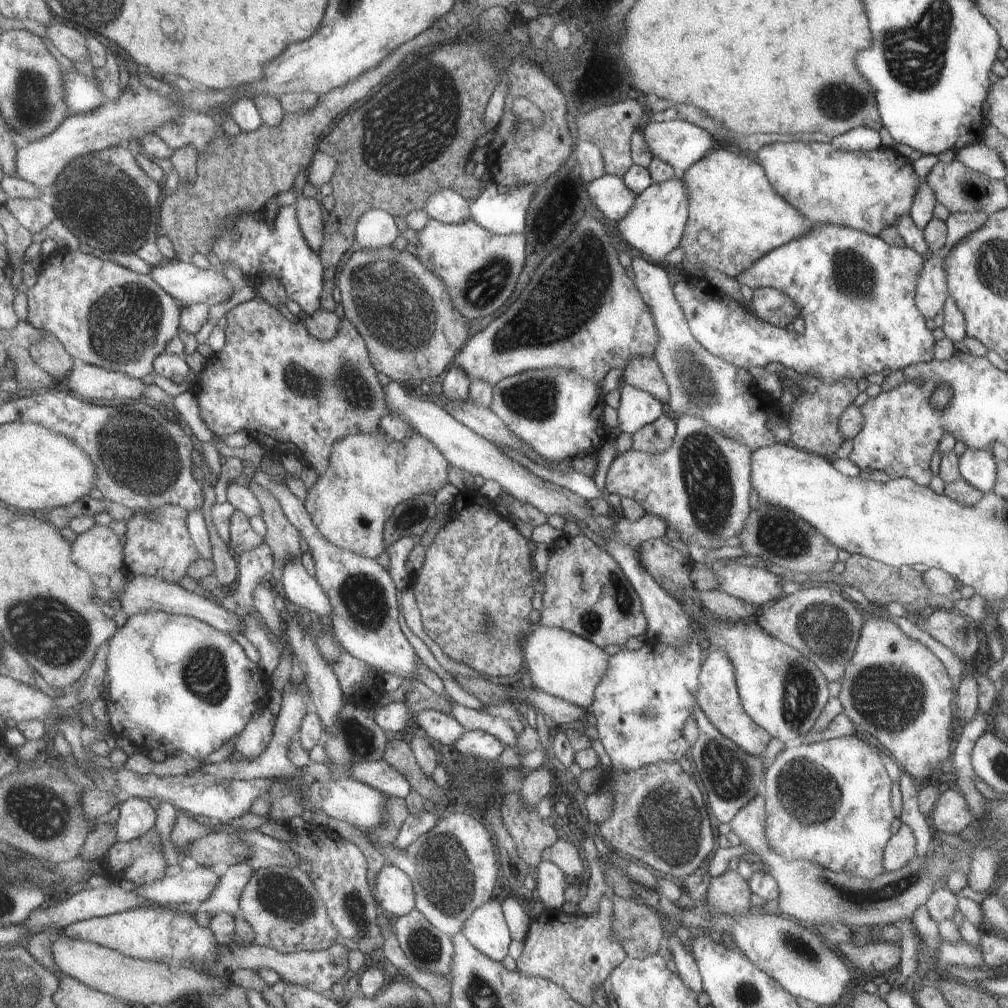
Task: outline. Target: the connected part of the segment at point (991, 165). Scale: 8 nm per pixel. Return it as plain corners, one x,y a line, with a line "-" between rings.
983,142
969,144
963,150
955,152
955,162
961,162
963,166
967,166
969,172
985,174
993,180
1003,180
1007,176
1005,164
999,158
997,150
989,150

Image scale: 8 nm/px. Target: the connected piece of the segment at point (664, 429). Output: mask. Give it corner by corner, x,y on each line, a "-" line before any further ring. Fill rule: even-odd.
663,414
653,424
641,428
635,434
635,448
633,450
661,454
673,446
675,438
677,438
677,430
679,430
679,422
671,414

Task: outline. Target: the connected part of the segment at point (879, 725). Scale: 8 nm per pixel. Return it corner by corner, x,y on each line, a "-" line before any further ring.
869,616
861,628
855,654
845,668
845,676
839,682
839,702
847,718
853,722
855,734
869,734
881,746
885,746
885,750
891,754
895,770
925,782
929,776
935,776
941,764
949,762
949,756
953,756
951,744
955,744
955,740
951,740
951,730
955,730
951,692
953,686
945,664
933,650
929,650
929,646
909,638
895,622
881,616

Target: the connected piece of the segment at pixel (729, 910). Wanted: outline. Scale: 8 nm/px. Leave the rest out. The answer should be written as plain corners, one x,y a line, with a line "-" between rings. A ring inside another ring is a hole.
727,870
721,878
713,878
707,894
707,904
723,910
725,914
747,914
751,888
737,872

